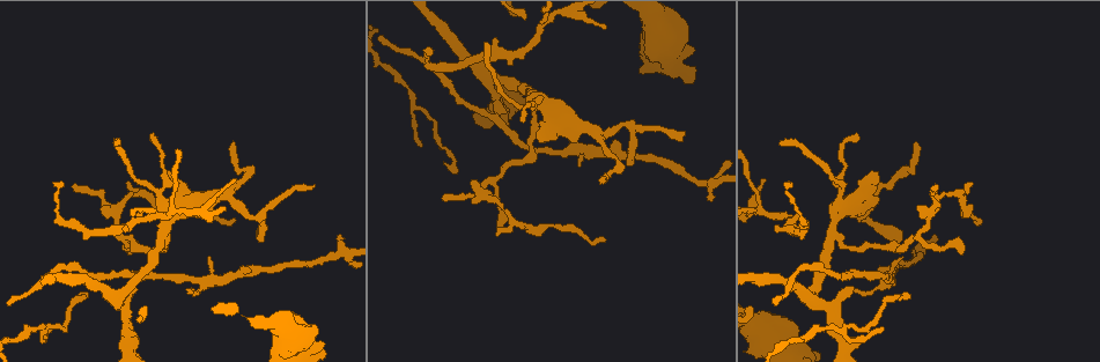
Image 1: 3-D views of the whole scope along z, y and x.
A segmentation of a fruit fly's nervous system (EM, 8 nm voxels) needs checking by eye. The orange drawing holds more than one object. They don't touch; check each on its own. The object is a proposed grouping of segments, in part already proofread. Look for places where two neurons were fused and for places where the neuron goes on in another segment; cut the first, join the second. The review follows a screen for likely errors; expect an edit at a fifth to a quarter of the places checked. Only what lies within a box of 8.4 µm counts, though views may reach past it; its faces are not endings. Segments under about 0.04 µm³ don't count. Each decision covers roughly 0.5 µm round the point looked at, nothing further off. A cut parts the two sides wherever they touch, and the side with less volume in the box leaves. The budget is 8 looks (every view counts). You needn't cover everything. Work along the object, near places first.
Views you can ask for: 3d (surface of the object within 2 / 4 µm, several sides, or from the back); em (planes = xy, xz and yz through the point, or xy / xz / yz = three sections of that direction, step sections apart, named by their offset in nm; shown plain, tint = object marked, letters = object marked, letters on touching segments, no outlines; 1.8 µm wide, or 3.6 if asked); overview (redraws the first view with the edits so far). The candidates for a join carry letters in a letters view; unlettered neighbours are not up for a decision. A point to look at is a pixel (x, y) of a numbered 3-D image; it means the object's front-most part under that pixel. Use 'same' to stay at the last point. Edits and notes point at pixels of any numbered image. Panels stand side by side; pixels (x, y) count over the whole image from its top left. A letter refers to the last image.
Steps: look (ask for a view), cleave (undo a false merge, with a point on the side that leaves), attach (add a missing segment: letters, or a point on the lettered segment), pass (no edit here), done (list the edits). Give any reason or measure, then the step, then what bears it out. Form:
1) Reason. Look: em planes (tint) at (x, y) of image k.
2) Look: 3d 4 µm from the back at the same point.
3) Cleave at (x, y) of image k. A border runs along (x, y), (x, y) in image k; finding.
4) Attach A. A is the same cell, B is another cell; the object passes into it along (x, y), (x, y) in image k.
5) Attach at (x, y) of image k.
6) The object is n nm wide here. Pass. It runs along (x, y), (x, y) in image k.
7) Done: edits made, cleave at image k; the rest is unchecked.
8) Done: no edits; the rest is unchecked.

Tapers out. Look: em xz step 4 (letters) at (209, 257) of image 1.

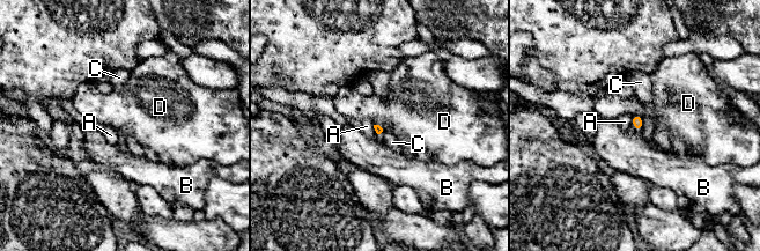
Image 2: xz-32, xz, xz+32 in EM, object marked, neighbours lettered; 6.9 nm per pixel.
Look: em planes (letters) at the same point.

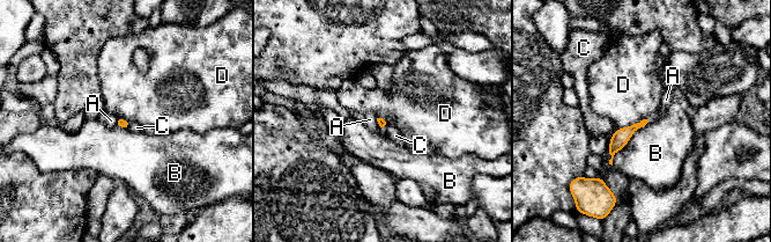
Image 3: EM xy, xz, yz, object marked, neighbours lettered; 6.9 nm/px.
Pass. A, B, C and D are other cells; no lettered segment goes on from it.

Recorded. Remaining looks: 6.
Side arm on a straight run. Look: 3d 2 µm from the back at (529, 90) of image 1.

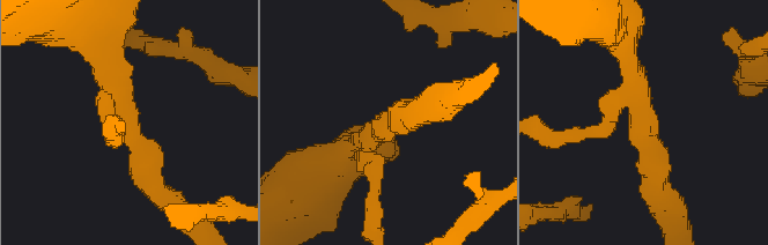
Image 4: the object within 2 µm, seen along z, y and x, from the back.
3 arms meet here. Look: em xz step 16 (tint) at (635, 131) of image 4.

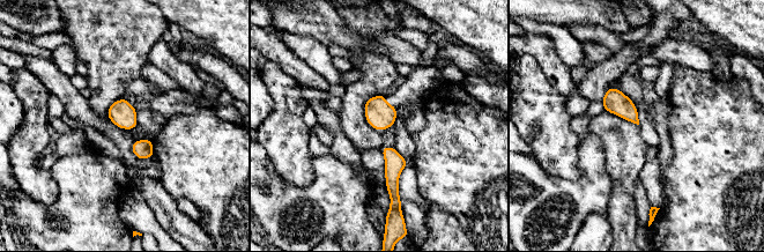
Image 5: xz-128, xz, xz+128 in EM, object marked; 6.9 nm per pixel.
Another direction. Look: em planes (letters) at the same point.

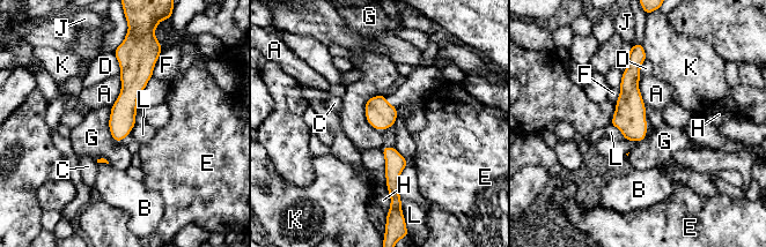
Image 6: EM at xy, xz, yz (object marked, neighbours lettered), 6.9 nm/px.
Pass. A, B, C, D, E, F, G, H, J, K and L are other cells; a border runs along (377, 94), (365, 117), (382, 131) in image 6; continuous, no second neuron.

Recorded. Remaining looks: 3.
Look: em xy step 16 (letters) at (508, 211) of image 1.

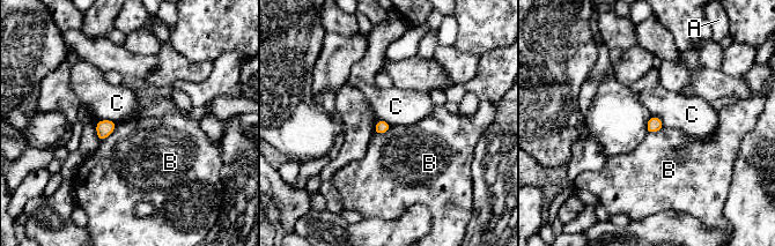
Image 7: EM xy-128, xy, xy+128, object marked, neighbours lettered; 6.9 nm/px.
The object is 90 nm wide here; the longest contact is with B, 170 nm. Pass. A, B and C are other cells; all the same neuron.

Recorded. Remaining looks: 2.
Look: em xy step 8 (tint) at (321, 343) of image 1.

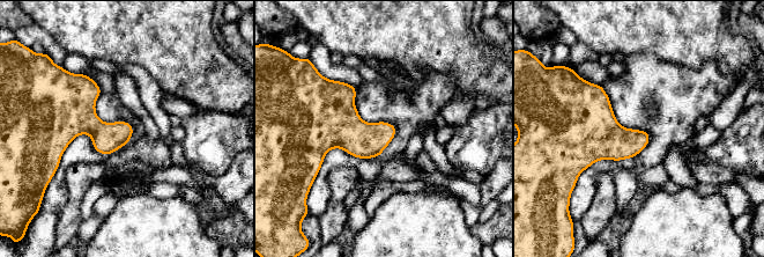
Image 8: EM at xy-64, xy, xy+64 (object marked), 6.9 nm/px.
Another direction. Look: em planes (letters) at the same point.

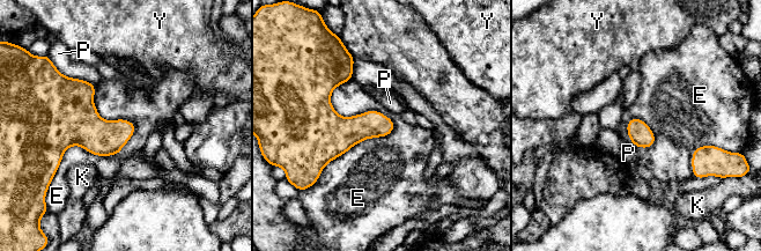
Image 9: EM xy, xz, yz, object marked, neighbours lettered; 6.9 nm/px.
The longest contact is with E, 500 nm. Pass. E, K, P and Y are other cells; a border runs along (331, 91), (393, 130) in image 9; no lettered segment goes on from it.

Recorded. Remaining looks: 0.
Done: no edits; the rest is unchecked.

